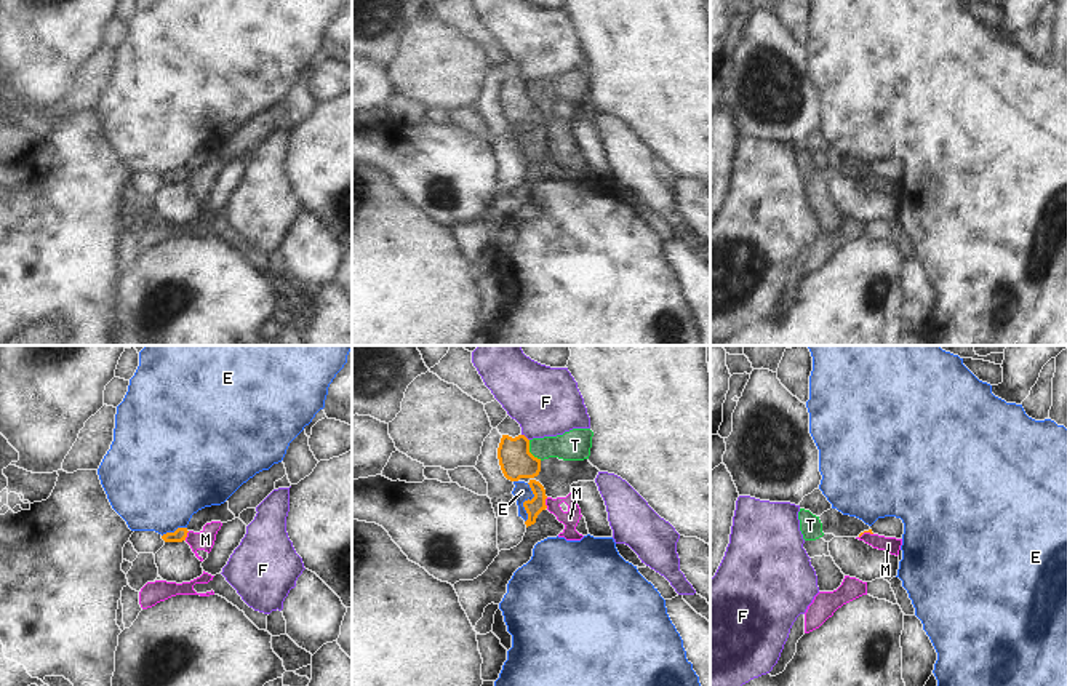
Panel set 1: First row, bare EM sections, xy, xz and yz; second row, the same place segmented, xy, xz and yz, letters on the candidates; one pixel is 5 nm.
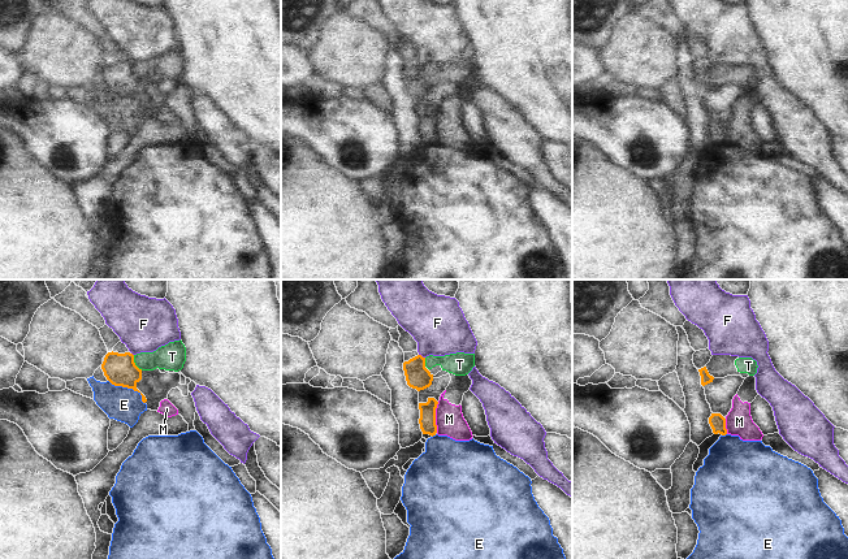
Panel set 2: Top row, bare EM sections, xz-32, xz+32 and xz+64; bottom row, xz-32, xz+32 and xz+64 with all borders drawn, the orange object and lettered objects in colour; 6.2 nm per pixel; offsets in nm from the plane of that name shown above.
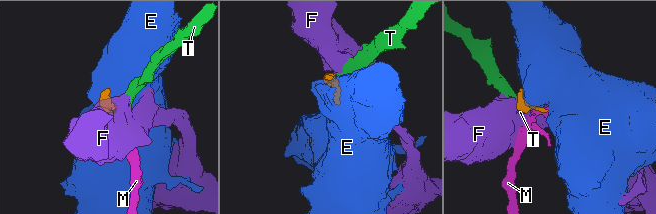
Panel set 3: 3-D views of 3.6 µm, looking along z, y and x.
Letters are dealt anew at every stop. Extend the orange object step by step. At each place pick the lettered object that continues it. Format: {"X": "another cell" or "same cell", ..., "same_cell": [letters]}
{"E": "another cell", "F": "another cell", "M": "another cell", "T": "another cell", "same_cell": []}

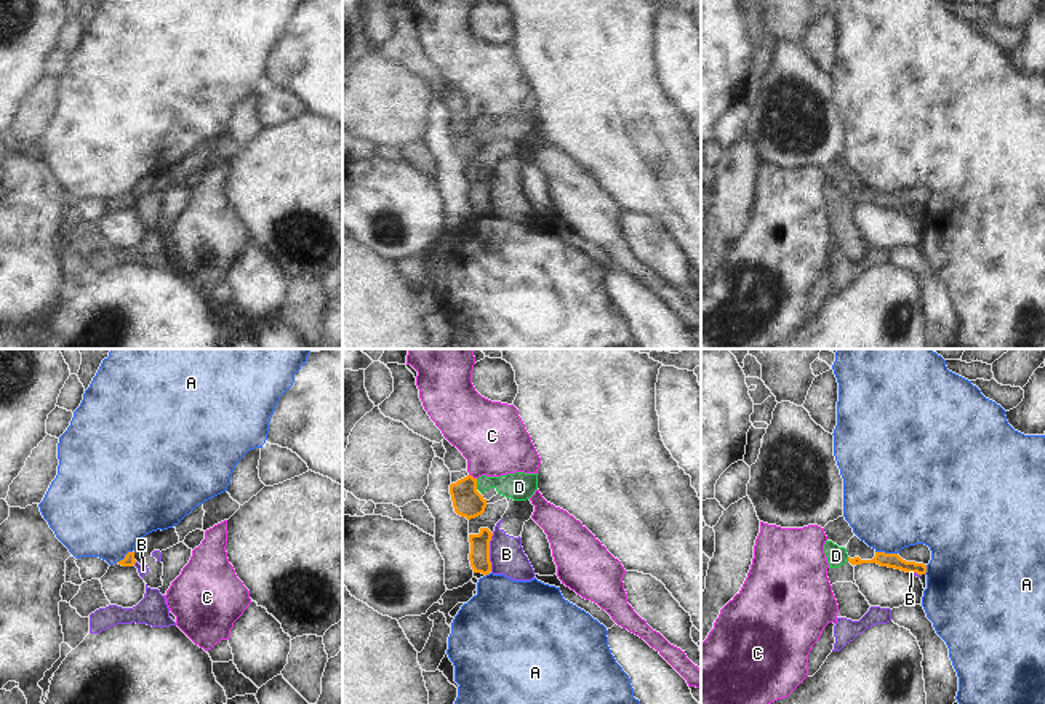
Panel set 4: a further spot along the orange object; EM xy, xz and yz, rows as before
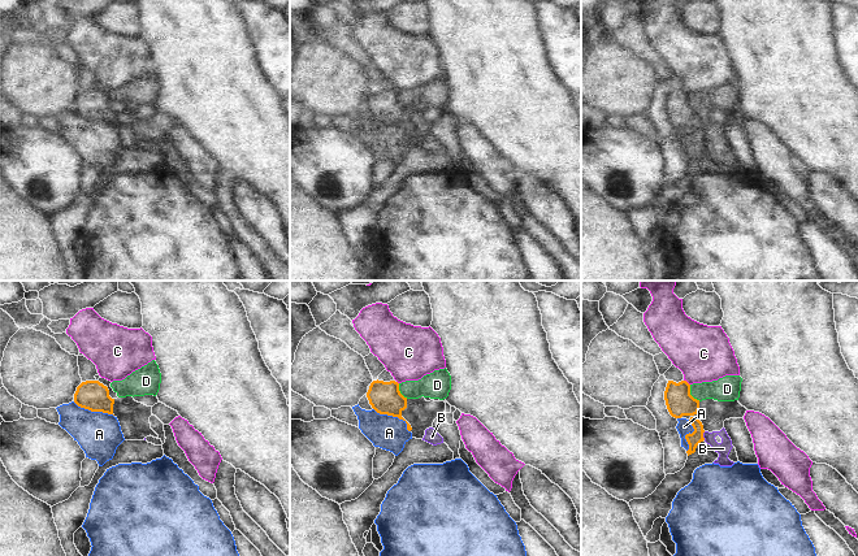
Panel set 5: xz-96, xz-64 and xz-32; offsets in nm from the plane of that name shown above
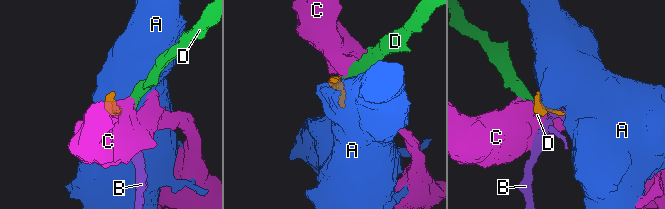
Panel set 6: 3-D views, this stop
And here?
{"A": "another cell", "B": "another cell", "C": "another cell", "D": "another cell", "same_cell": []}

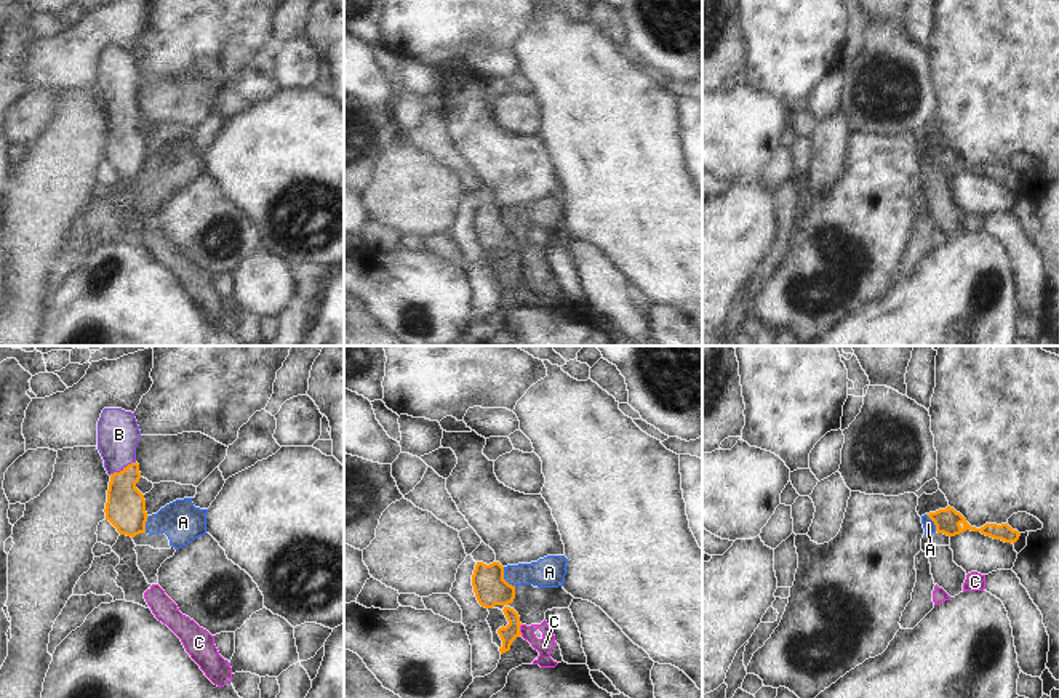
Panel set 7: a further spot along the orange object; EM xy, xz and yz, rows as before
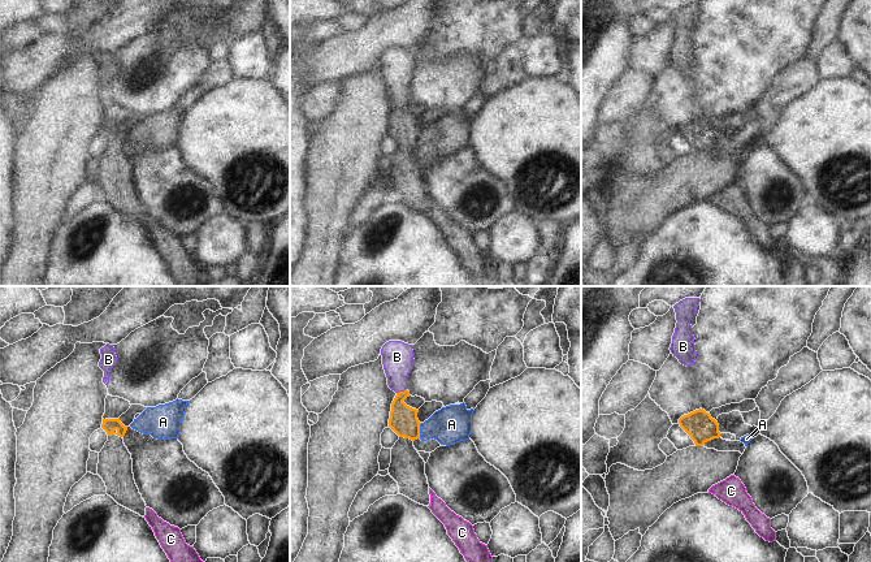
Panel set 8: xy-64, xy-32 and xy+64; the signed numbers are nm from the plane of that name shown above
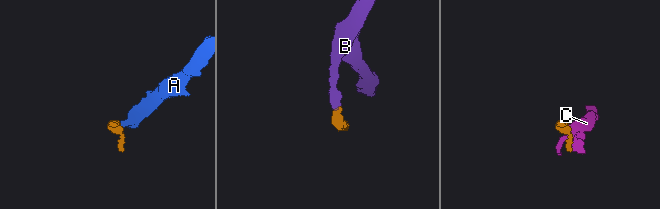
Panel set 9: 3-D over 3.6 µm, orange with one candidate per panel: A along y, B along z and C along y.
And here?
{"A": "another cell", "B": "same cell", "C": "another cell", "same_cell": ["B"]}

